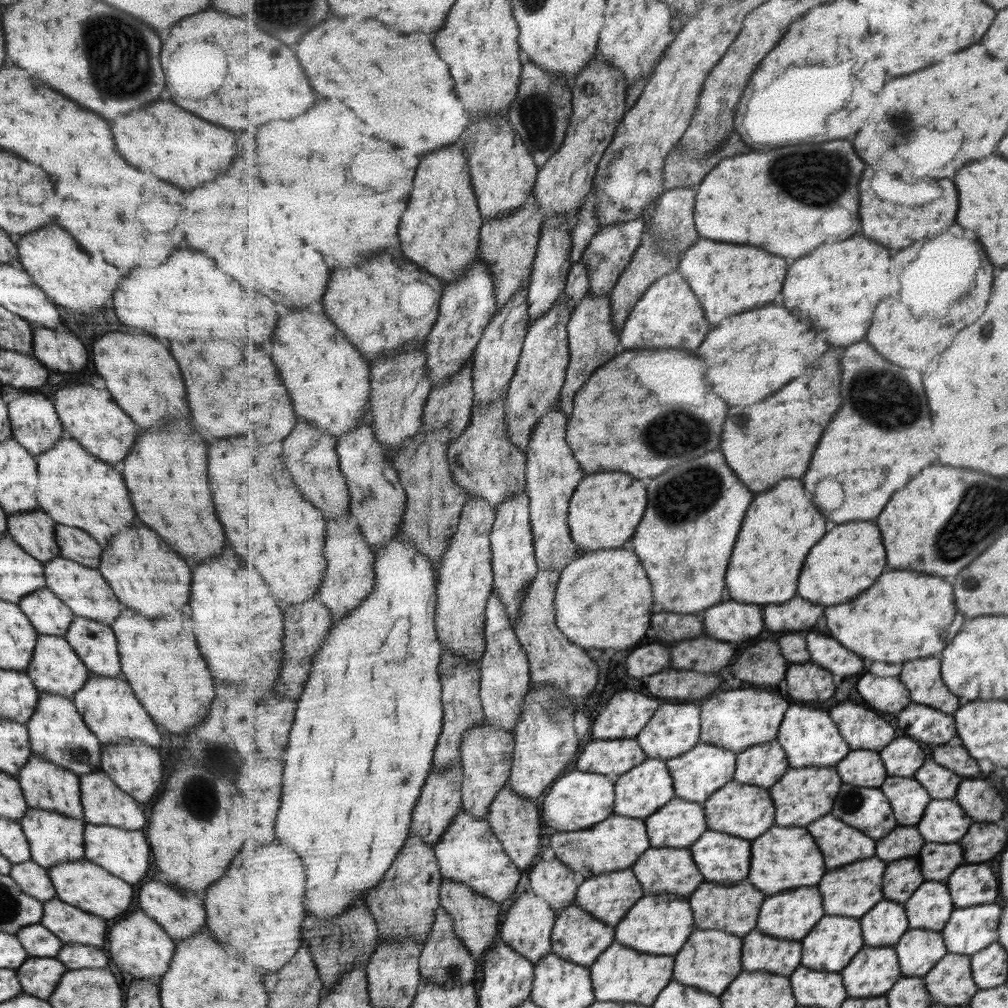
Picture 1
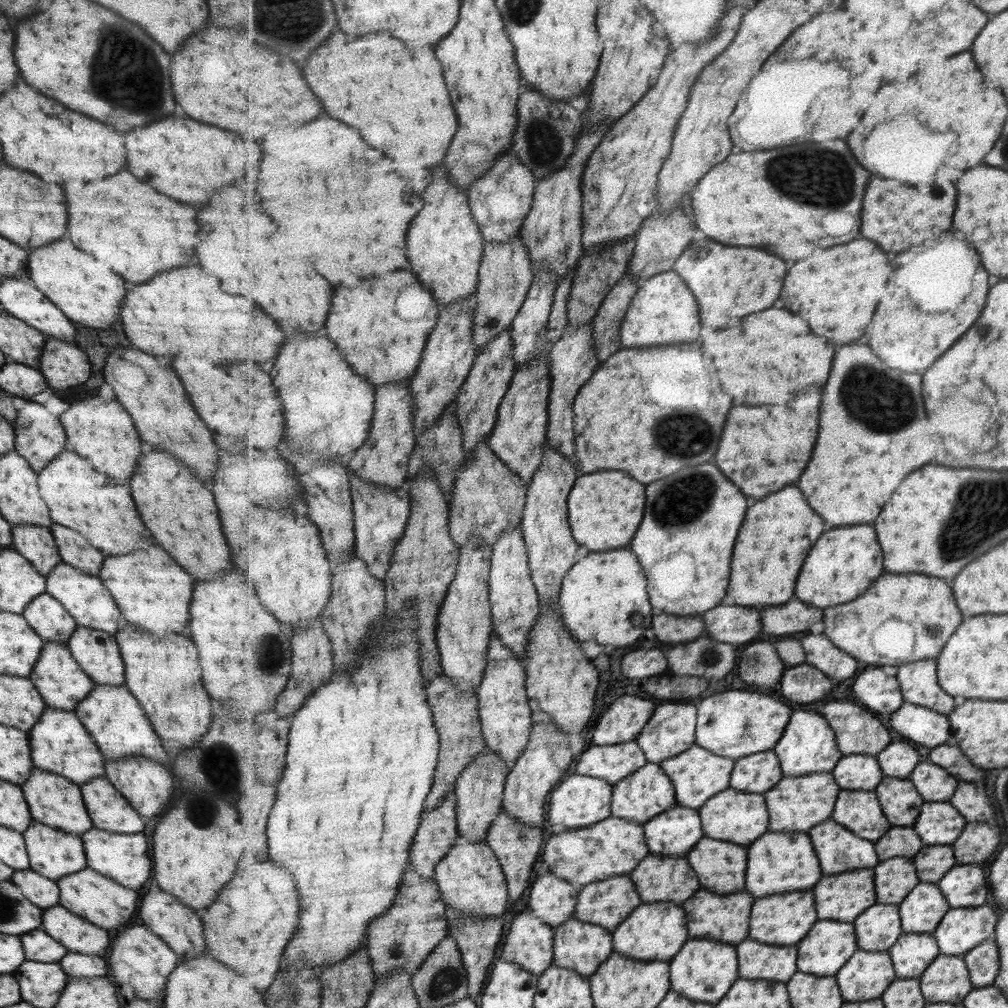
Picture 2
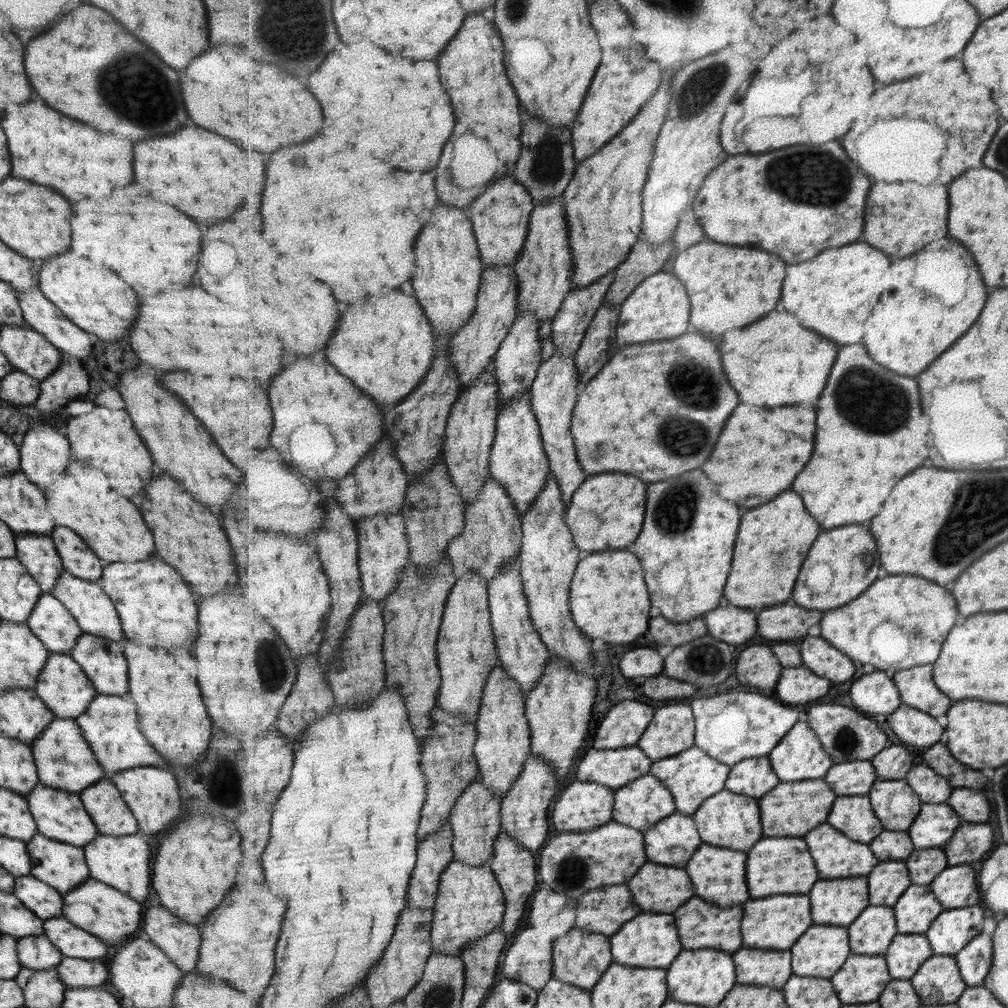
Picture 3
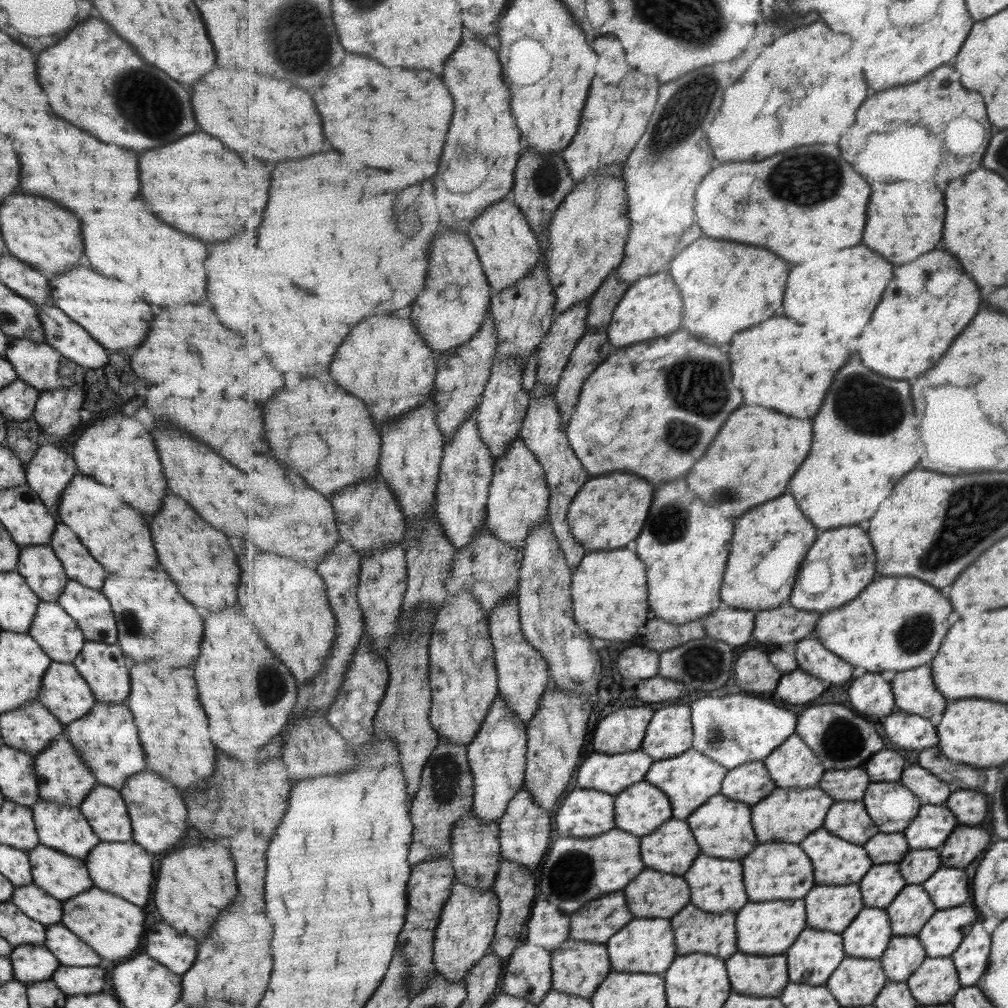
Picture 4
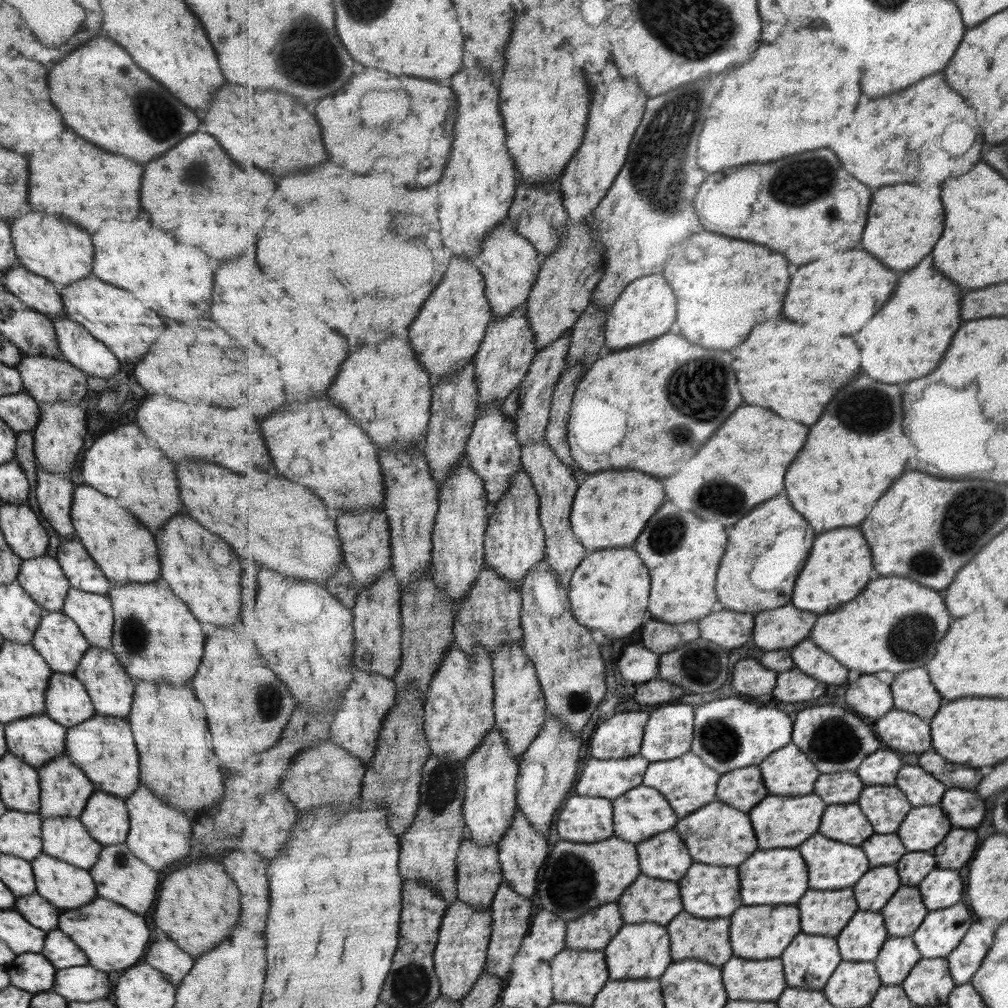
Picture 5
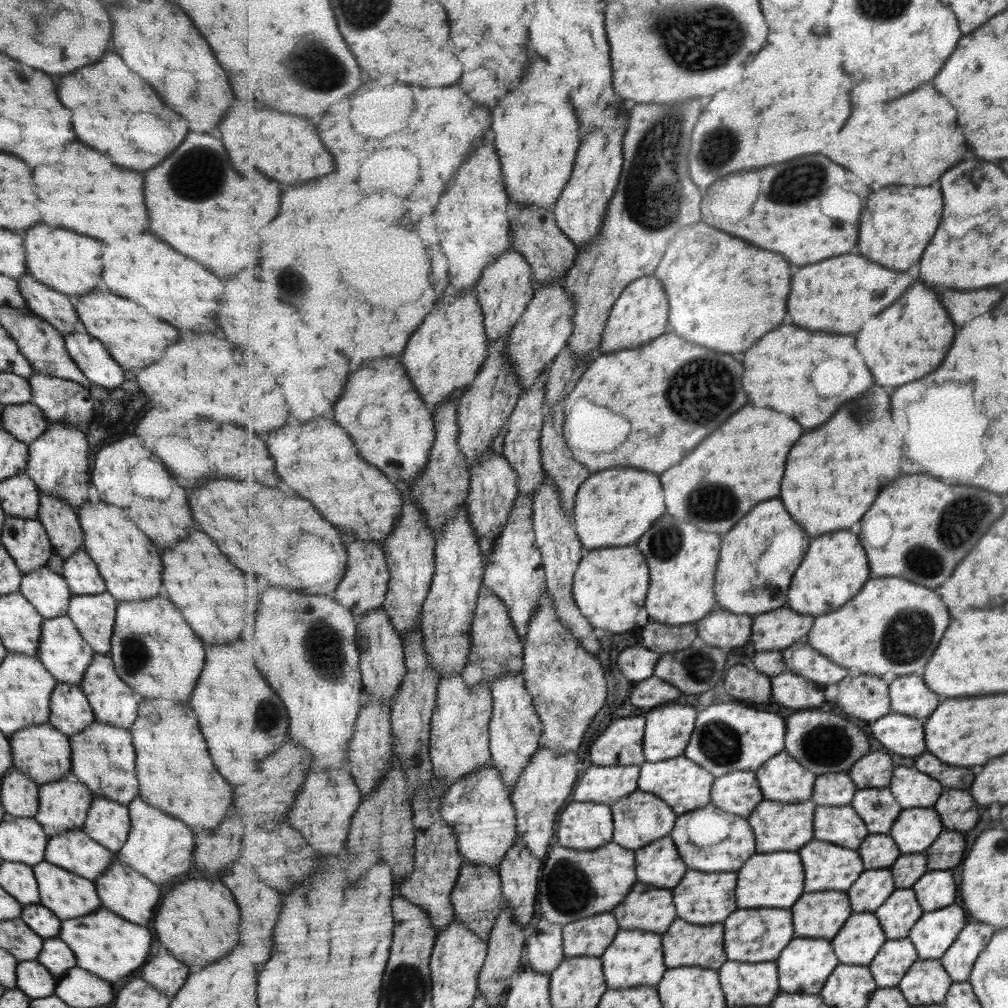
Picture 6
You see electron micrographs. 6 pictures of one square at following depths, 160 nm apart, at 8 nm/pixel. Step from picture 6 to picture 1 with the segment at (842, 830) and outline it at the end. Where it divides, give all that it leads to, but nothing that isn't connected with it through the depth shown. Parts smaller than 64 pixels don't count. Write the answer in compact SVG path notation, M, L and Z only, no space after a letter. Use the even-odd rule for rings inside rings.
M843 783L838 796L833 814L876 841L899 826L894 808L881 788Z

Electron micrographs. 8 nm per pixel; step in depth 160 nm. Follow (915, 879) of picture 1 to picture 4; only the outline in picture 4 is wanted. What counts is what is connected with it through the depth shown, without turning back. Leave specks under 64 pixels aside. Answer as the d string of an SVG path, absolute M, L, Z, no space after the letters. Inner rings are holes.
M899 863L874 865L860 884L866 906L885 910L908 886Z

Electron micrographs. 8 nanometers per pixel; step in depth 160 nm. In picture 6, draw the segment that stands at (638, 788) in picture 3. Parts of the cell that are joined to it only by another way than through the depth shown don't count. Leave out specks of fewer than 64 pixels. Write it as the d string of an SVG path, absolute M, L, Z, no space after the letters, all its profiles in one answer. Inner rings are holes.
M641 789L625 796L610 807L614 812L614 841L617 844L623 844L623 847L627 849L635 850L635 852L664 836L670 835L679 815L671 808L670 804L667 804L667 801L650 792L643 792Z

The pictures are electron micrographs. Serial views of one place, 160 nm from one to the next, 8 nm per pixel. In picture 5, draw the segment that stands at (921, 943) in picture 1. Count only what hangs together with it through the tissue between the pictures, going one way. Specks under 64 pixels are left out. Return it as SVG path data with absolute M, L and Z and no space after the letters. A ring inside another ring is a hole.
M890 936L874 963L883 985L902 985L922 957L912 937Z

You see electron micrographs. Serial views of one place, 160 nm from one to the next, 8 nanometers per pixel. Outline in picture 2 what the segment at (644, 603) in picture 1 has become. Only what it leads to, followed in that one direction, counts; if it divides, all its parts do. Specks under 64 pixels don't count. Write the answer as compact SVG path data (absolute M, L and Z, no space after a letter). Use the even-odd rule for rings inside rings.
M631 550L597 552L585 556L561 586L561 621L579 640L597 640L599 644L629 646L651 628L653 604L647 592L647 576Z

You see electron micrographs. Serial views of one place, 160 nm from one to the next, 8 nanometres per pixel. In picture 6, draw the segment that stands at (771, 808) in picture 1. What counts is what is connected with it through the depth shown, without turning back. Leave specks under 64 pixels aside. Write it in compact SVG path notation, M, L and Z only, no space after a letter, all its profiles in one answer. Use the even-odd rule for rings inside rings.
M712 802L706 807L678 815L677 823L670 835L673 836L675 844L679 844L679 852L681 852L683 860L685 860L687 868L691 868L691 870L703 870L703 872L735 872L735 870L739 870L753 854L757 854L757 852L755 852L755 850L757 850L757 848L755 848L756 836L749 820L745 820L745 817L735 813L727 812L715 806ZM697 816L709 816L709 818L713 818L717 828L719 828L719 824L721 824L721 826L725 824L725 828L729 826L727 838L723 838L719 844L709 844L709 846L699 846L699 844L695 844L695 842L691 840L691 834L689 834L689 824L691 824L691 820L697 818Z

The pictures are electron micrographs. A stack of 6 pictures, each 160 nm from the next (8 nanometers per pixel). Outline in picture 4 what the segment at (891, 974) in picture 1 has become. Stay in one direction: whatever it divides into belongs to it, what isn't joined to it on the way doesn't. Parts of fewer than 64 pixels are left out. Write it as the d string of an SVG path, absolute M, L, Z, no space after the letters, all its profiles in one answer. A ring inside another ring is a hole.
M847 956L826 986L843 1007L862 1007L873 1004L888 983L881 959Z

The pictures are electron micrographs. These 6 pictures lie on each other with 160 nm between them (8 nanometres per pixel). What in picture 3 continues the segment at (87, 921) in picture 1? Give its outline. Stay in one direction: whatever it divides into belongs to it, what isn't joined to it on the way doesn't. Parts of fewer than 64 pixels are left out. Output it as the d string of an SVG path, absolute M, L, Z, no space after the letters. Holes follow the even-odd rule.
M63 918L45 920L43 922L43 934L67 958L97 960L107 952L99 940L95 940L91 934L75 928L73 924L69 924Z

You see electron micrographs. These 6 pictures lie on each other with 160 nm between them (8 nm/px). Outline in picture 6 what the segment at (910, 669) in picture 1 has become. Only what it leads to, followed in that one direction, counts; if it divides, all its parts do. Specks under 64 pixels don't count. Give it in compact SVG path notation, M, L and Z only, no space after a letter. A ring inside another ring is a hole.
M897 676L890 684L890 697L893 712L915 718L931 716L941 704L939 696L927 688L921 676Z

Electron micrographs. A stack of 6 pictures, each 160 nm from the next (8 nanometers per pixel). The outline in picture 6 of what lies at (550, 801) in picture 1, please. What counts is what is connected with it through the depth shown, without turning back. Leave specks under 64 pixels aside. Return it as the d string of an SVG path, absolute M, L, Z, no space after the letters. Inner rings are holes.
M575 800L560 816L556 842L577 851L597 851L614 840L614 832L610 805Z

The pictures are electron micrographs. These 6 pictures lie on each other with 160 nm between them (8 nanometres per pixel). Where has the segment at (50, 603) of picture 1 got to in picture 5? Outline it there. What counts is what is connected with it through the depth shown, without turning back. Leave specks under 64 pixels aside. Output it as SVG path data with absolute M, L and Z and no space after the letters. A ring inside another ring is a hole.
M44 612L31 639L31 647L47 663L51 672L73 675L84 652L90 648L77 625L62 612Z

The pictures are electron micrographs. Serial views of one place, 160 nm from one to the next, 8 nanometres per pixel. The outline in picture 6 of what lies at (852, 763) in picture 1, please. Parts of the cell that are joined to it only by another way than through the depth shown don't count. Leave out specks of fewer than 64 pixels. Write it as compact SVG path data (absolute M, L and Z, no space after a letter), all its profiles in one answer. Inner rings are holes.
M850 773L822 774L816 780L813 800L821 806L843 807L852 804L857 791Z

